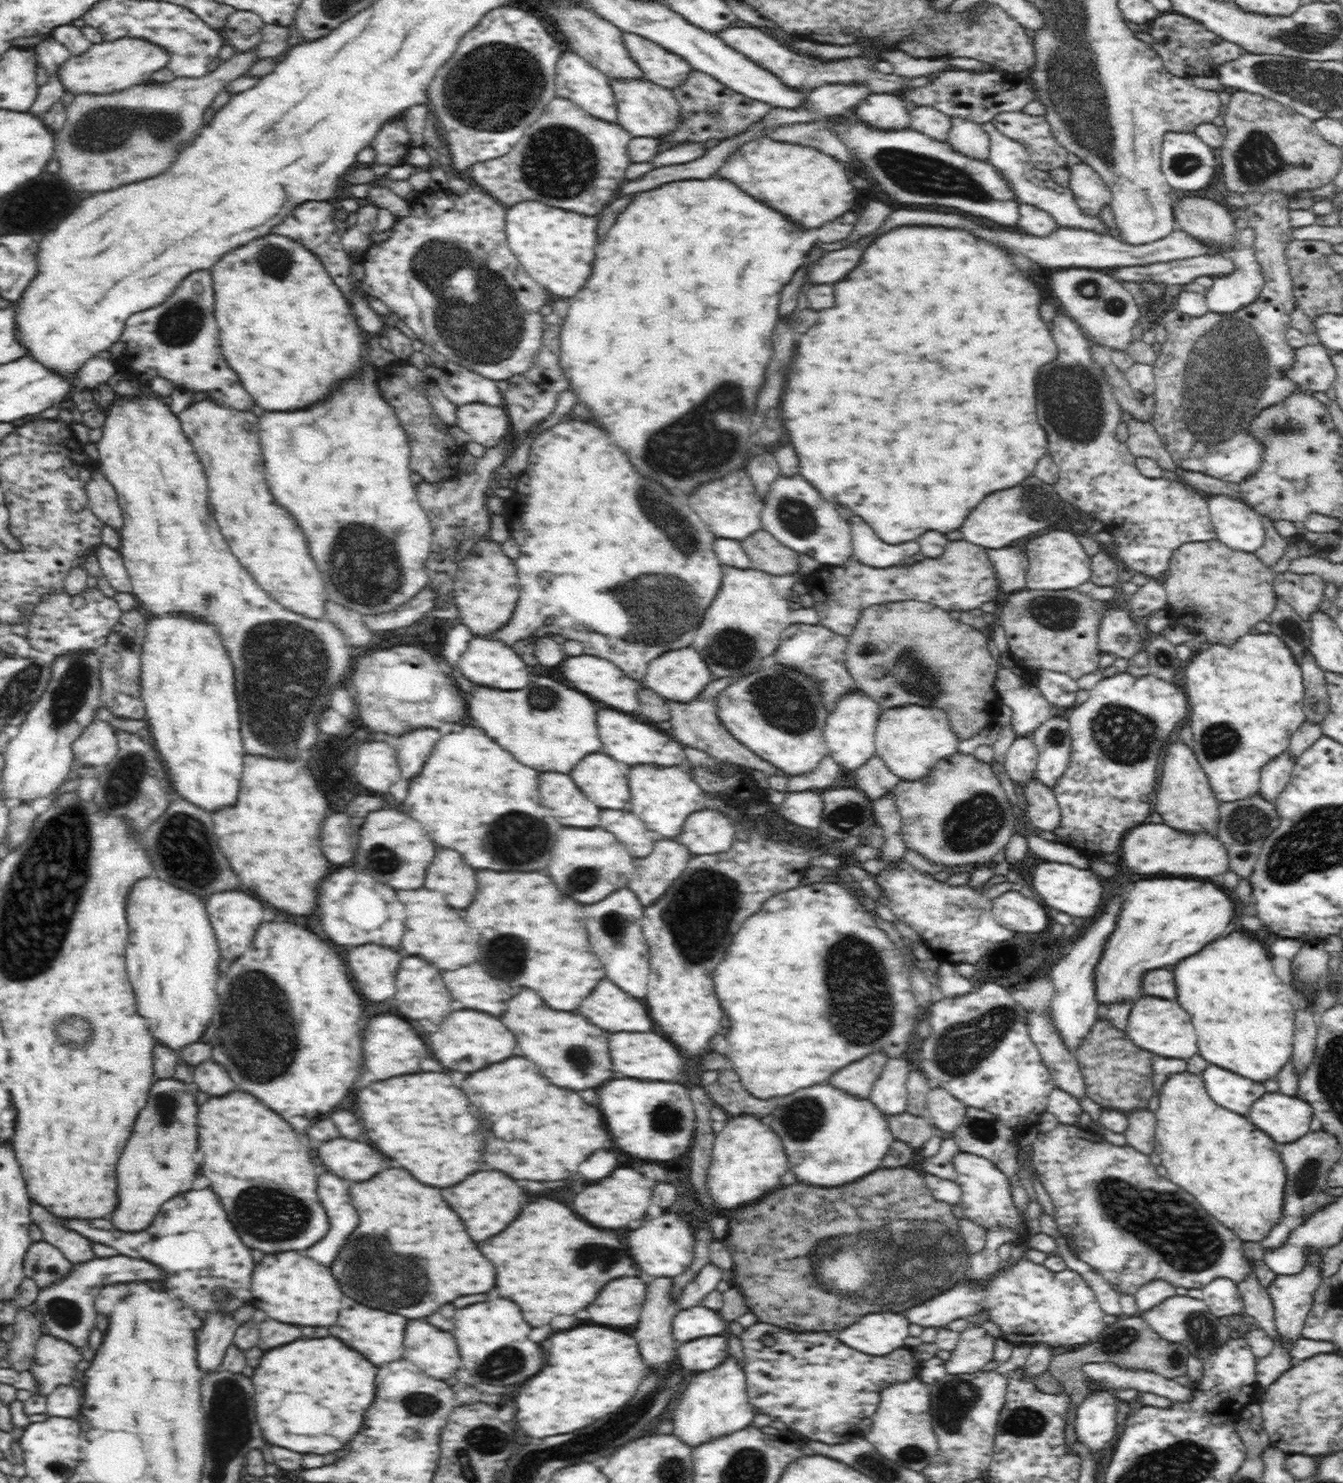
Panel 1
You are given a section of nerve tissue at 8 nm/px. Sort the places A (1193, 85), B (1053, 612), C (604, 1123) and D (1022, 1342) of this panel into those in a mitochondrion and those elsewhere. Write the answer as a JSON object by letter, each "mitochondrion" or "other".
{"A":"other","B":"mitochondrion","C":"other","D":"other"}

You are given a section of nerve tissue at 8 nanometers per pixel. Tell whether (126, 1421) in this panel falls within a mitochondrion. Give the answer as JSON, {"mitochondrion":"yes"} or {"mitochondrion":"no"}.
{"mitochondrion":"no"}

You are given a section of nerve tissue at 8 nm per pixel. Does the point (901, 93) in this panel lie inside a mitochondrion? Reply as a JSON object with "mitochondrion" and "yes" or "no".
{"mitochondrion":"no"}

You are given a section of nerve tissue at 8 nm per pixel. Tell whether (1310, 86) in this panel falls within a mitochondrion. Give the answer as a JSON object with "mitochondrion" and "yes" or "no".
{"mitochondrion":"yes"}

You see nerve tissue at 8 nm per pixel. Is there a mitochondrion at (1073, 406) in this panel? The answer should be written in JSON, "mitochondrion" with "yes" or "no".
{"mitochondrion":"yes"}

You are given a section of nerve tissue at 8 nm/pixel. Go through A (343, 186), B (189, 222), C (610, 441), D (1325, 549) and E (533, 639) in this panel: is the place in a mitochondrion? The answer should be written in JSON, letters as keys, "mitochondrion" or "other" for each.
{"A":"other","B":"other","C":"other","D":"other","E":"other"}

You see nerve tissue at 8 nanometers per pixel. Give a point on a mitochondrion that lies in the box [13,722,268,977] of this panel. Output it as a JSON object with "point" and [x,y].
{"point":[62,848]}

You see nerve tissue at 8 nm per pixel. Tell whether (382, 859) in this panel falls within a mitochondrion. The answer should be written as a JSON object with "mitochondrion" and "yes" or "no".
{"mitochondrion":"yes"}

